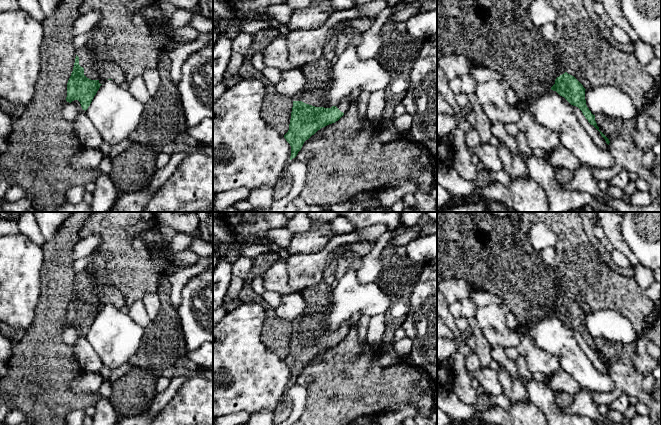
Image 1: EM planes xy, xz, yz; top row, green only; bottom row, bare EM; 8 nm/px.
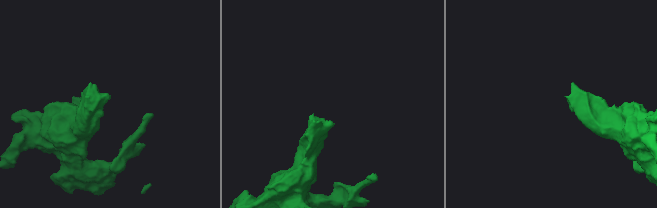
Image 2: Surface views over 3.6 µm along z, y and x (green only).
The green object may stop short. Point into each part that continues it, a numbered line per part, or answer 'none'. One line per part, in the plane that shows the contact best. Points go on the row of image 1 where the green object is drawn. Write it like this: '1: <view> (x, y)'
1: xy (94, 68)

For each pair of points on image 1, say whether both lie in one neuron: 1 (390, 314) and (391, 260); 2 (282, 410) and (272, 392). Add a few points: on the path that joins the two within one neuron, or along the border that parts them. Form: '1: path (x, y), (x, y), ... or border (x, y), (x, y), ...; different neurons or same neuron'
1: path (394, 301), (394, 273); same neuron
2: border (283, 394), (279, 404), (272, 411); different neurons

